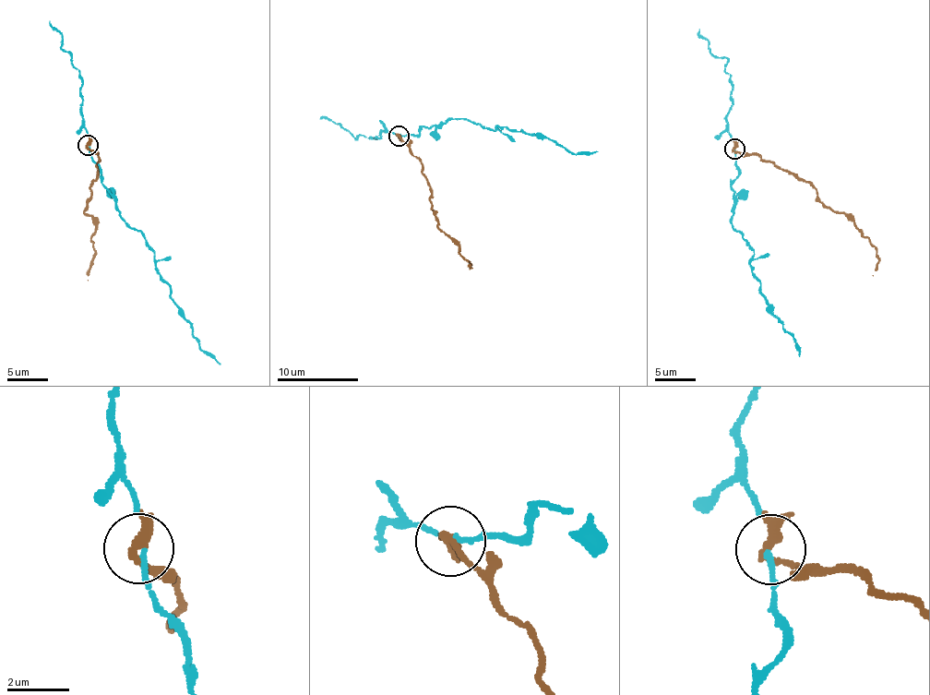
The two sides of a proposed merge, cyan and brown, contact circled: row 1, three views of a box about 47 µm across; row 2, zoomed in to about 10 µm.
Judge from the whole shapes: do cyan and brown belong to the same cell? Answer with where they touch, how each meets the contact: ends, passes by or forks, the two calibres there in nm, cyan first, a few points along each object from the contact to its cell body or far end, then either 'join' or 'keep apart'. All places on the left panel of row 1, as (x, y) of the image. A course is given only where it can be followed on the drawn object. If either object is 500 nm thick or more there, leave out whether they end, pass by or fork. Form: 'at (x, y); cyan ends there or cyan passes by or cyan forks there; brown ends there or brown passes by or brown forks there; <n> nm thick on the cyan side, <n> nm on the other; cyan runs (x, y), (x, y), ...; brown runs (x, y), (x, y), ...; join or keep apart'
at (88, 145); cyan passes by; brown forks there; 120 nm thick on the cyan side, 240 nm on the other; cyan runs (89, 146), (101, 182), (123, 219), (138, 229), (154, 253), (172, 303), (201, 349), (220, 364); brown runs (88, 146), (100, 160), (85, 210), (96, 226), (91, 239), (93, 254), (89, 281); keep apart

